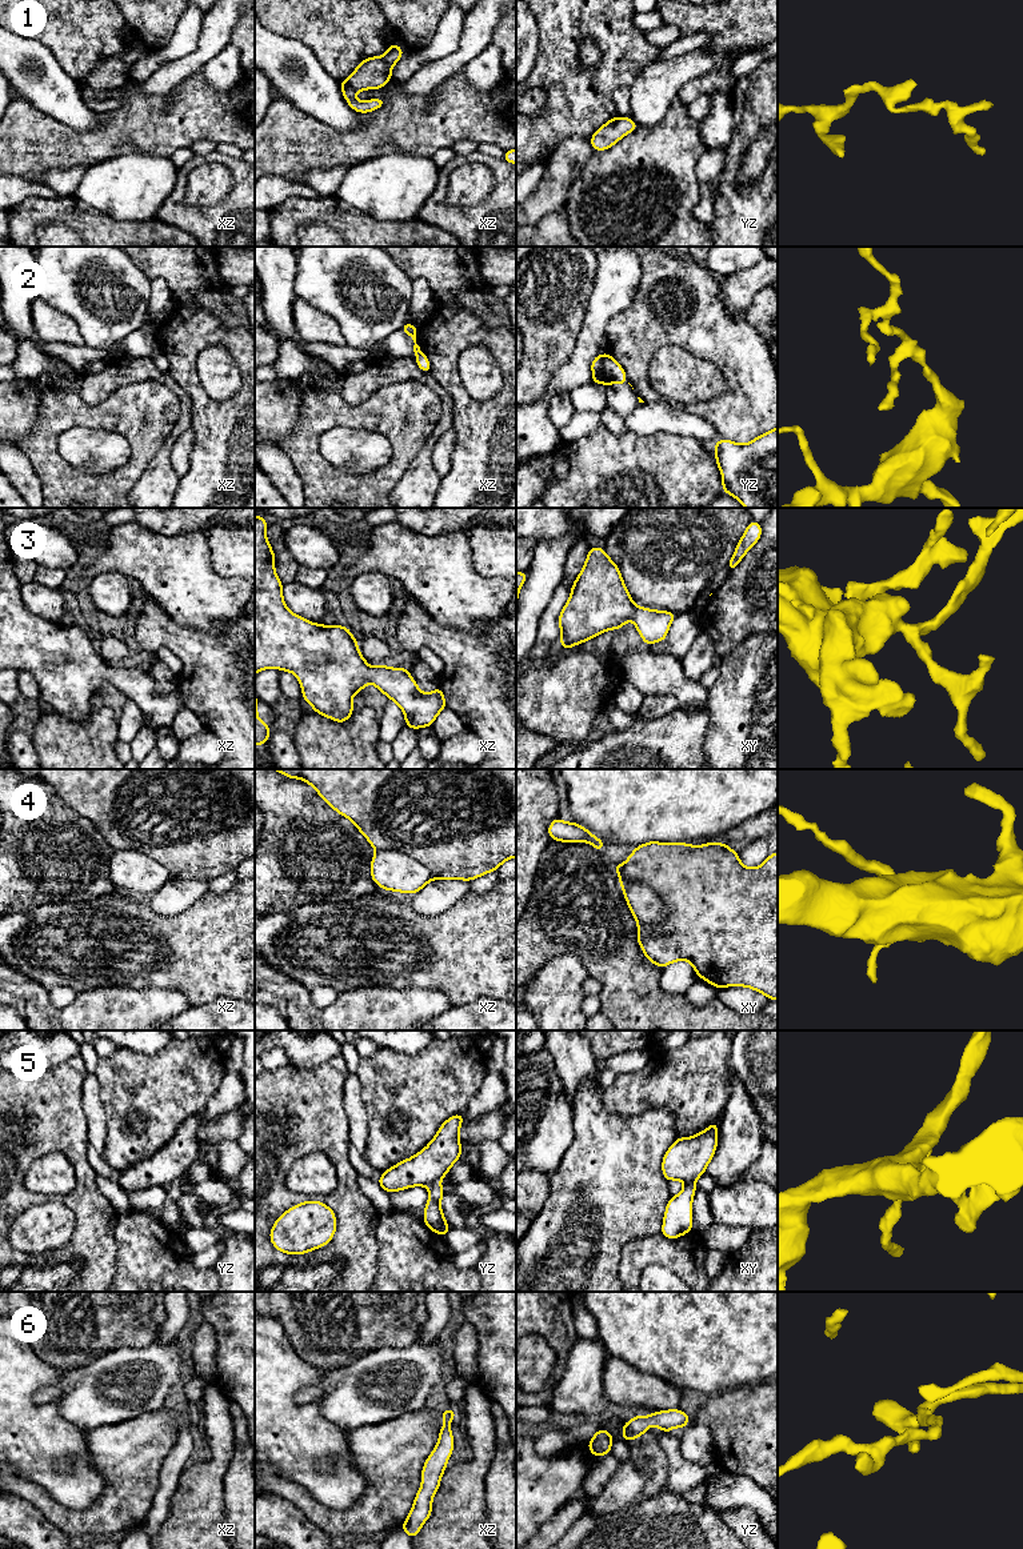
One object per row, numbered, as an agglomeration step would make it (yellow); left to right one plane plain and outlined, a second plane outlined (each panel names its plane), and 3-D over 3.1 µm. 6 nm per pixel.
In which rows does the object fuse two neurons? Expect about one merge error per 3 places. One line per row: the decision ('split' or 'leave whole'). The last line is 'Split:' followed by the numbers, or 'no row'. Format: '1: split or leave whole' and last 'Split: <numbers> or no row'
1: leave whole
2: leave whole
3: leave whole
4: split
5: split
6: leave whole
Split: 4, 5

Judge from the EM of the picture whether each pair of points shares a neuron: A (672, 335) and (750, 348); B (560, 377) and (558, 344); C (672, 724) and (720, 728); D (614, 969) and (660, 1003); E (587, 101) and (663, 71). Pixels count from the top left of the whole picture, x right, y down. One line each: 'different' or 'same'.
A: same
B: different
C: different
D: same
E: different

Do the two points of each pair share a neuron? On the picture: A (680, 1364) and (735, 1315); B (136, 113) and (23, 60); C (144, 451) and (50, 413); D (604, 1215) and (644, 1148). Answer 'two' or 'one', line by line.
A: one
B: two
C: one
D: one

